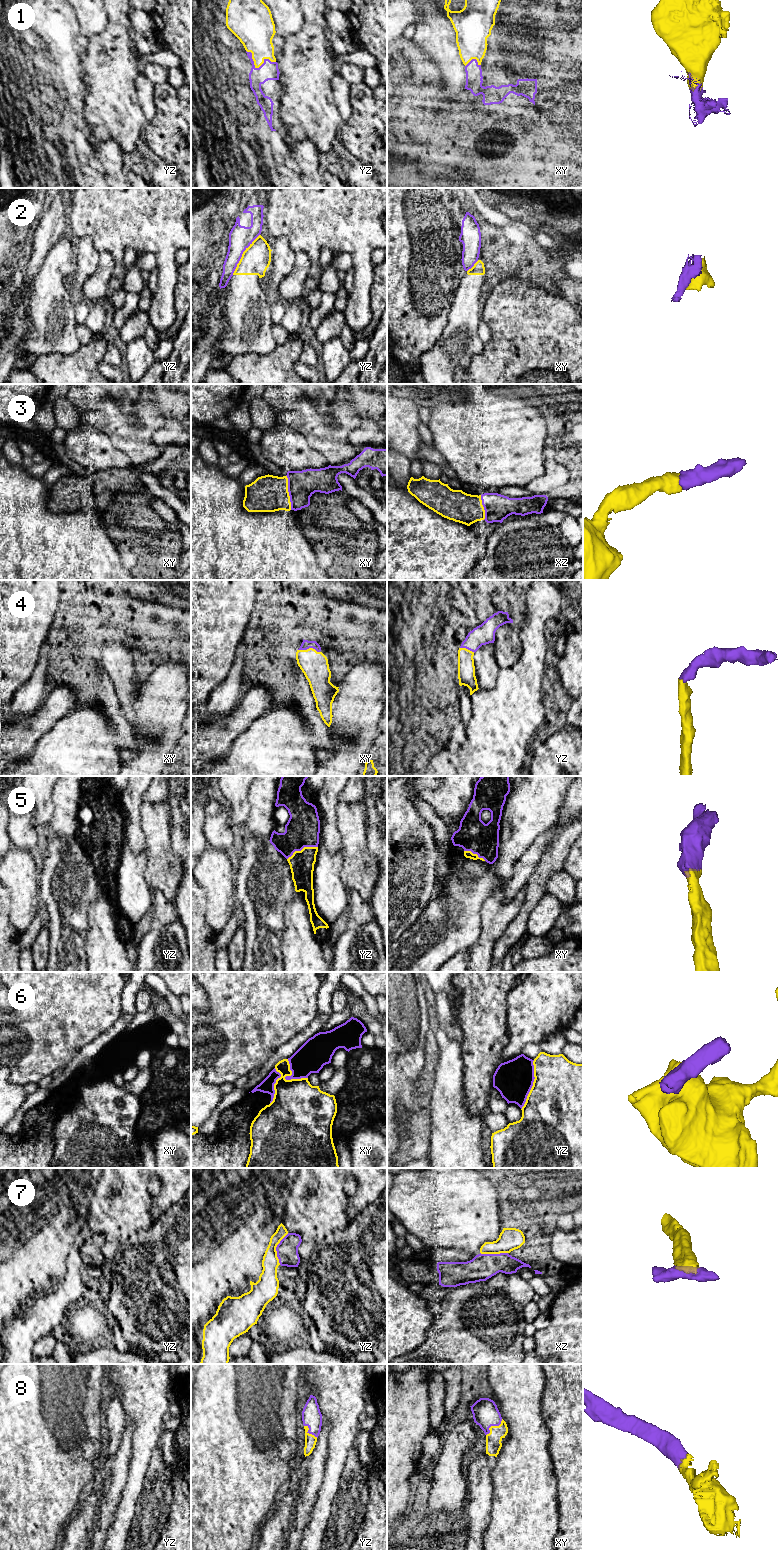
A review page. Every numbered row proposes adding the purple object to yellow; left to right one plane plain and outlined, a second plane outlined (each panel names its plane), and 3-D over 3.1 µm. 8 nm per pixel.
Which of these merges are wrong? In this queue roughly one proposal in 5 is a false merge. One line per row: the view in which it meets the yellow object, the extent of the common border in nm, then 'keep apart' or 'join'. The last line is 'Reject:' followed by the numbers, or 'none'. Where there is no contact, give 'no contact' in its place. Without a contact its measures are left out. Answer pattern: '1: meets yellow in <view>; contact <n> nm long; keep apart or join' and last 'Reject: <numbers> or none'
1: meets yellow in yz; contact 260 nm long; join
2: meets yellow in yz; contact 400 nm long; keep apart
3: meets yellow in xy; contact 280 nm long; join
4: meets yellow in xy; contact 180 nm long; join
5: meets yellow in yz; contact 260 nm long; join
6: meets yellow in yz; contact 420 nm long; keep apart
7: meets yellow in yz; contact 260 nm long; keep apart
8: meets yellow in xy; contact 190 nm long; join
Reject: 2, 6, 7

